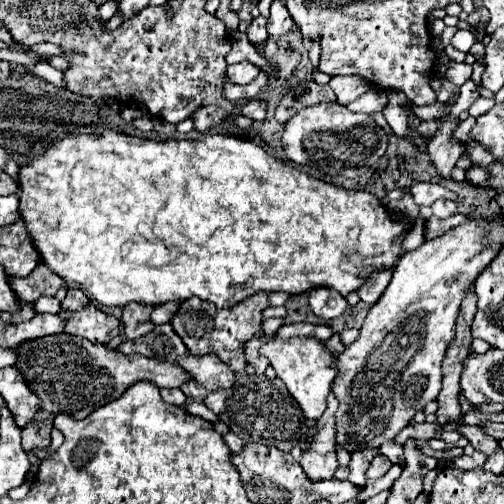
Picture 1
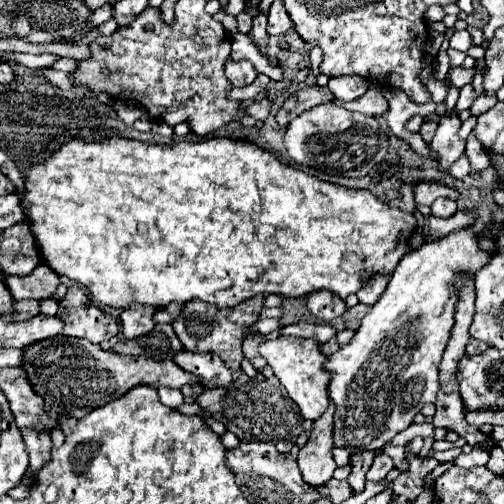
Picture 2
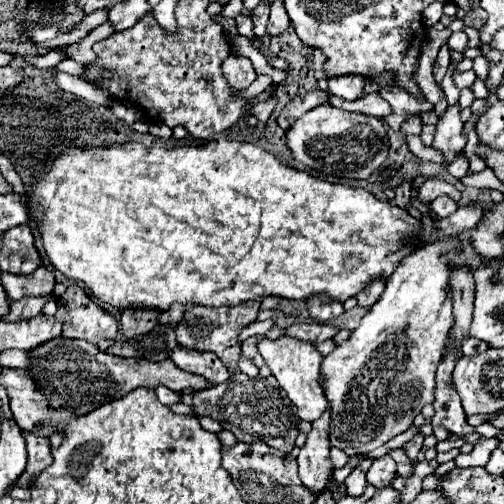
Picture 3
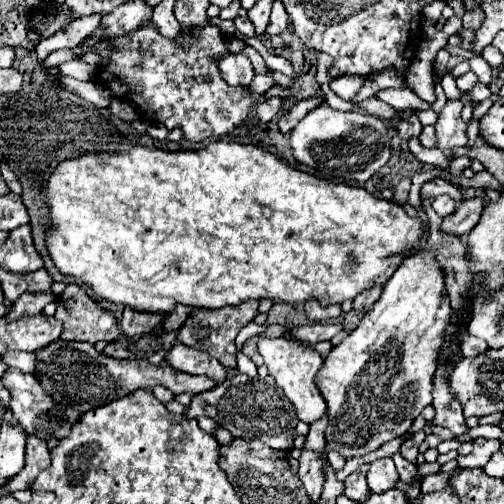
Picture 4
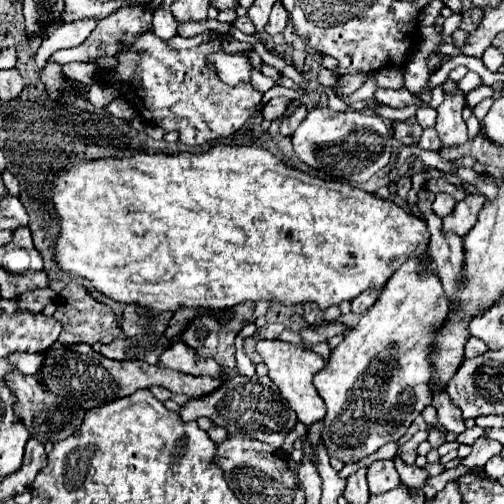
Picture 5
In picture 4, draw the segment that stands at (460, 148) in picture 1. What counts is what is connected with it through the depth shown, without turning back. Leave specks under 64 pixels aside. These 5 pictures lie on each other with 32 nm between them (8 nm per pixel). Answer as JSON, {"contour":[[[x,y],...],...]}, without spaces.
{"contour":[[[446,100],[446,106],[440,110],[438,122],[436,122],[436,136],[438,136],[438,148],[442,152],[448,152],[448,148],[460,148],[468,142],[466,136],[466,122],[460,118],[462,102],[458,100]]]}

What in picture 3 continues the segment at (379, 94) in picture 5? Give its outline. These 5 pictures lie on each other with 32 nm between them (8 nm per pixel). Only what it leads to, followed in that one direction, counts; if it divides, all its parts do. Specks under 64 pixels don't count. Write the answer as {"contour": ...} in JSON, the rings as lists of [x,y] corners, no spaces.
{"contour":[[[384,88],[384,90],[380,90],[380,96],[392,106],[392,114],[386,118],[386,122],[396,132],[400,132],[400,124],[404,122],[404,118],[434,109],[434,104],[426,101],[420,102],[414,94],[410,96],[402,88]]]}

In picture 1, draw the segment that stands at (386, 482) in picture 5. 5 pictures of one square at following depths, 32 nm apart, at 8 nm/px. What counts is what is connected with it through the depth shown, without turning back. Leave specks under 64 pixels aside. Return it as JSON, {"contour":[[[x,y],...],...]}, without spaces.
{"contour":[[[378,454],[378,456],[372,460],[372,464],[370,464],[368,472],[366,472],[366,478],[376,480],[376,478],[384,476],[384,474],[390,470],[390,466],[392,466],[390,458],[388,458],[388,456],[384,456],[384,454]]]}

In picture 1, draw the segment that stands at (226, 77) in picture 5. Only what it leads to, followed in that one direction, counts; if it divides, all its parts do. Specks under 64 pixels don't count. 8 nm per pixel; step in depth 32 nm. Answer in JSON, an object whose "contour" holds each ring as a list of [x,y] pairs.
{"contour":[[[238,62],[238,64],[230,64],[230,66],[226,68],[228,80],[234,82],[234,84],[240,84],[240,86],[250,84],[250,82],[258,76],[258,72],[260,72],[260,70],[258,70],[254,64],[250,64],[250,62]]]}

